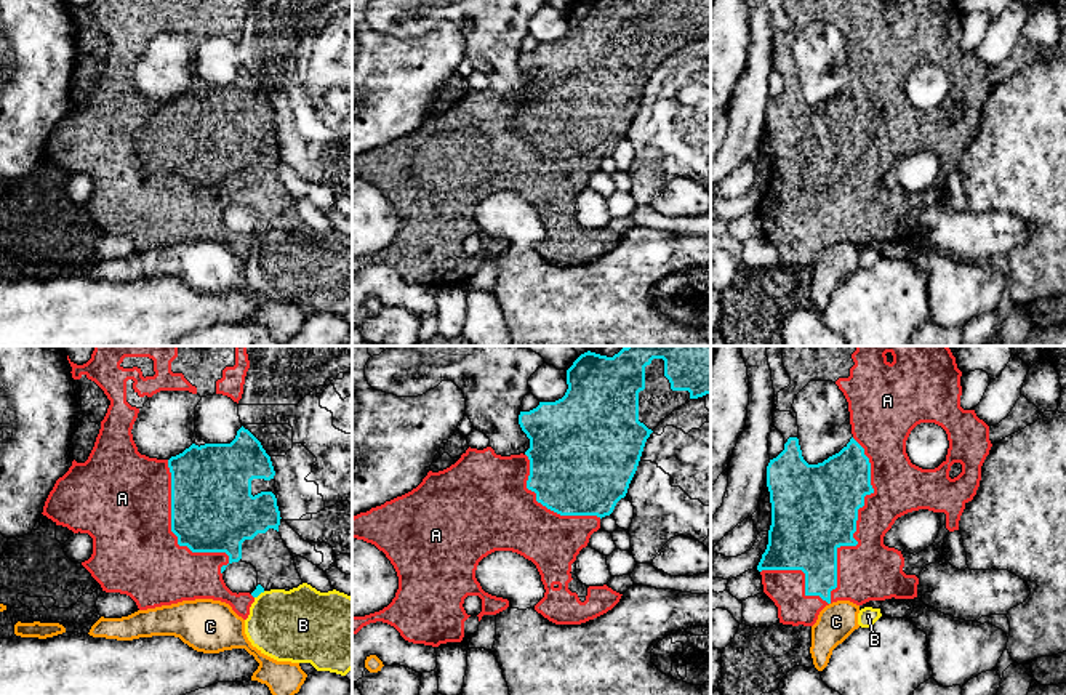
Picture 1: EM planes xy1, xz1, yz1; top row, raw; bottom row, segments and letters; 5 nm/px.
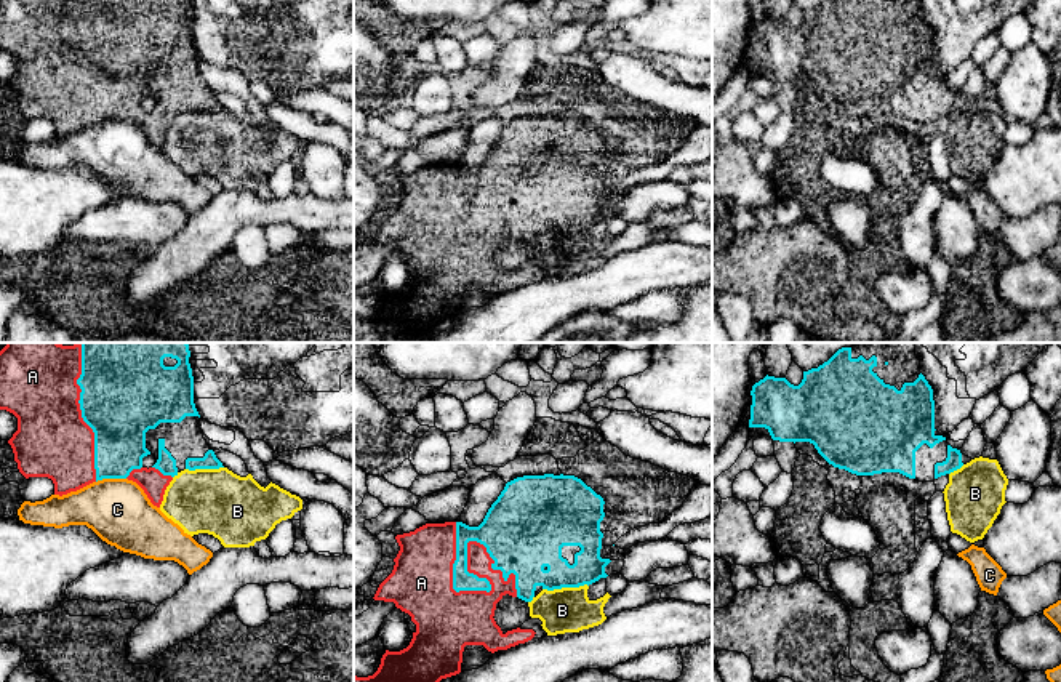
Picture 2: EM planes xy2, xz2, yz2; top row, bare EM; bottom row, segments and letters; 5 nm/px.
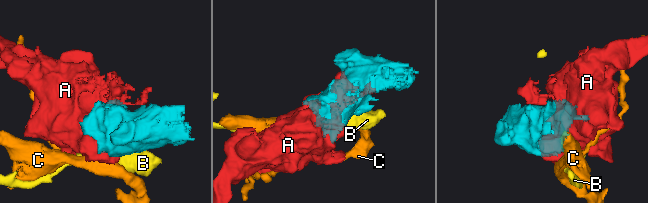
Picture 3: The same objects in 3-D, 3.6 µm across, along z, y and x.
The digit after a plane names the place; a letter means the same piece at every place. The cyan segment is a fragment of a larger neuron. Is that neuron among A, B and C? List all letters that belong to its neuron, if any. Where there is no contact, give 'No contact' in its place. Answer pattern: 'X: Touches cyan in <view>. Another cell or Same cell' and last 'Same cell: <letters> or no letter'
A: Touches cyan in yz1. Same cell
B: Touches cyan in xz2. Another cell
C: Touches cyan in xy2. Another cell
Same cell: A

